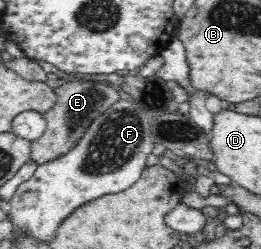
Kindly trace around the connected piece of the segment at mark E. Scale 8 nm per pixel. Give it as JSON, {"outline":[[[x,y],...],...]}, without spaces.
{"outline":[[[74,80],[65,82],[53,90],[57,95],[57,100],[55,100],[53,108],[42,114],[47,121],[45,132],[37,140],[30,141],[30,158],[38,165],[45,164],[61,154],[67,154],[79,142],[79,138],[83,136],[87,126],[99,114],[119,102],[121,96],[116,86],[108,86],[99,81]]]}

